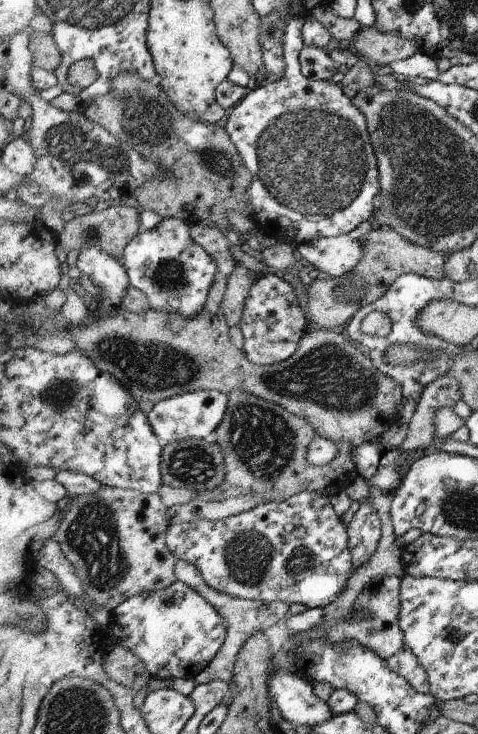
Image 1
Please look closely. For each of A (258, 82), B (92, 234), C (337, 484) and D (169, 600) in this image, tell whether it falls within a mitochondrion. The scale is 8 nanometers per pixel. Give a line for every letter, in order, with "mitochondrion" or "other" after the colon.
A: other
B: mitochondrion
C: other
D: other

